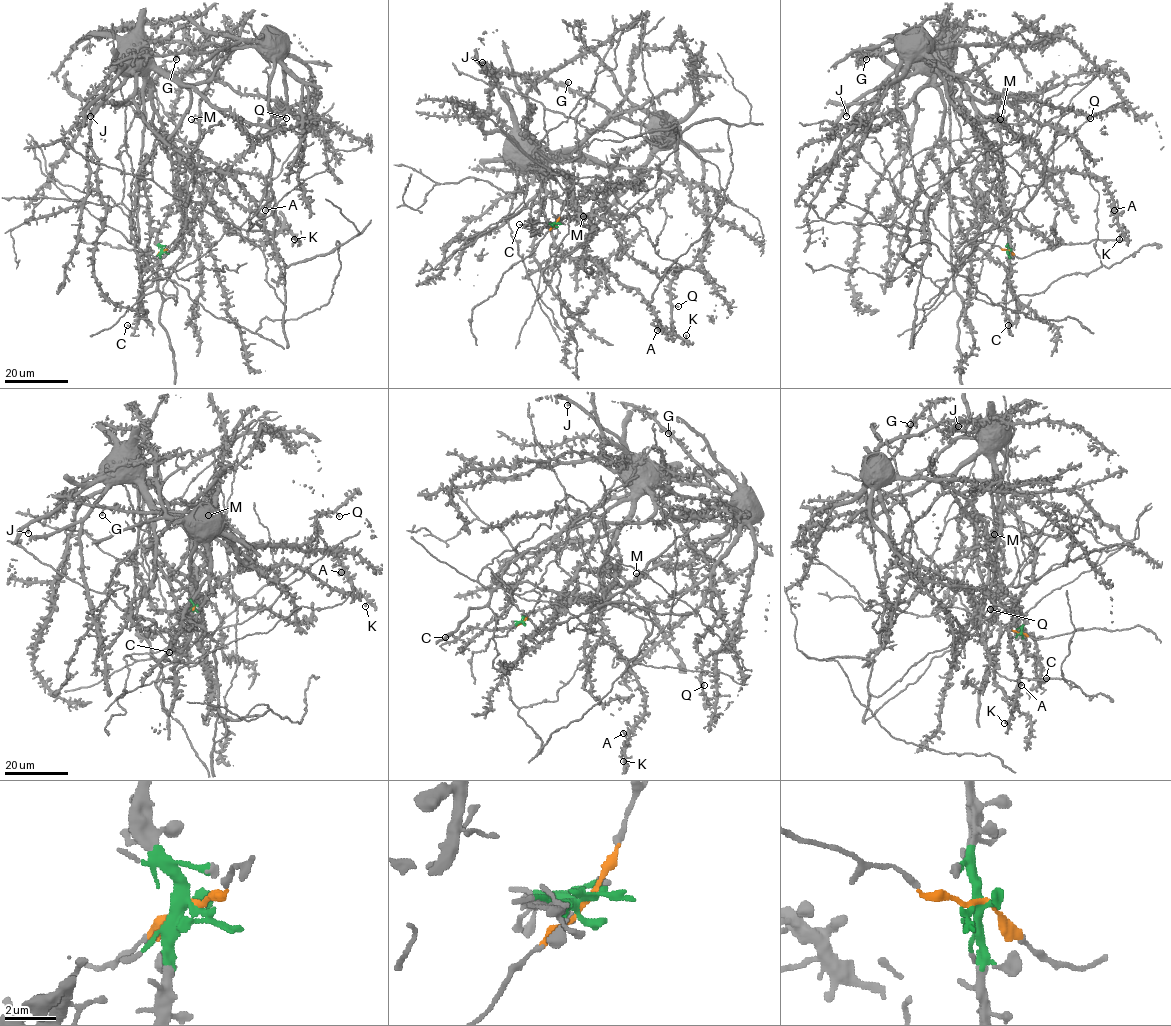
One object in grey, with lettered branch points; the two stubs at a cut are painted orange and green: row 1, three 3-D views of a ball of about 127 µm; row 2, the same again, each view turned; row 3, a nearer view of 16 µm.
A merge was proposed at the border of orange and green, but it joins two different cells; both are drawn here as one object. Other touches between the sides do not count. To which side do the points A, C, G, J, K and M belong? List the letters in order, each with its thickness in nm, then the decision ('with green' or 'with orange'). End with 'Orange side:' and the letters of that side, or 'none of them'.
A: 240 nm | with orange
C: 150 nm | with green
G: 280 nm | with green
J: 440 nm | with orange
K: 280 nm | with orange
M: 320 nm | with green
Orange side: A, J, K

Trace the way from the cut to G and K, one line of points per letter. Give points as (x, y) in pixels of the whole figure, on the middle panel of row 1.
G: (555, 224), (550, 223), (589, 217), (606, 196), (633, 179), (652, 151), (648, 128), (574, 93), (569, 82)
K: (555, 224), (568, 175), (601, 178), (593, 197), (547, 193), (554, 244), (597, 260), (660, 329), (686, 335)

